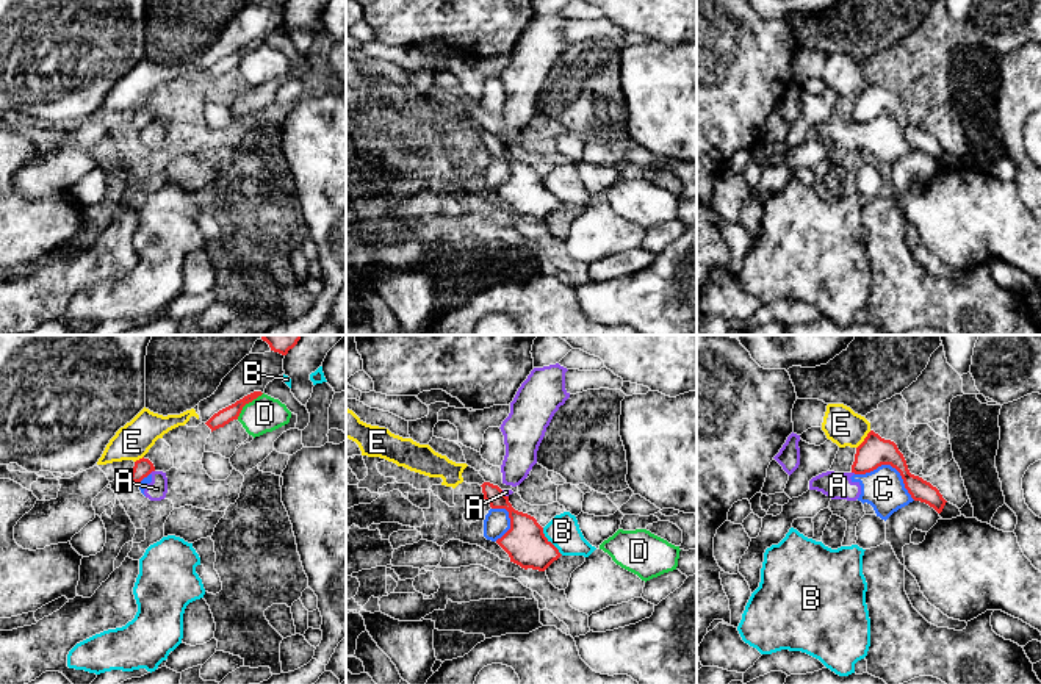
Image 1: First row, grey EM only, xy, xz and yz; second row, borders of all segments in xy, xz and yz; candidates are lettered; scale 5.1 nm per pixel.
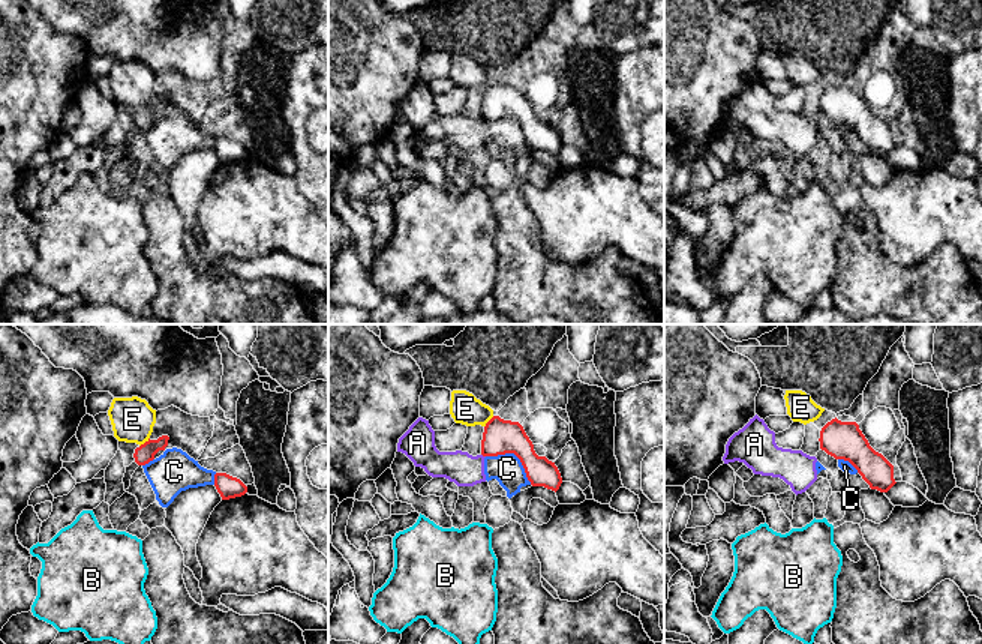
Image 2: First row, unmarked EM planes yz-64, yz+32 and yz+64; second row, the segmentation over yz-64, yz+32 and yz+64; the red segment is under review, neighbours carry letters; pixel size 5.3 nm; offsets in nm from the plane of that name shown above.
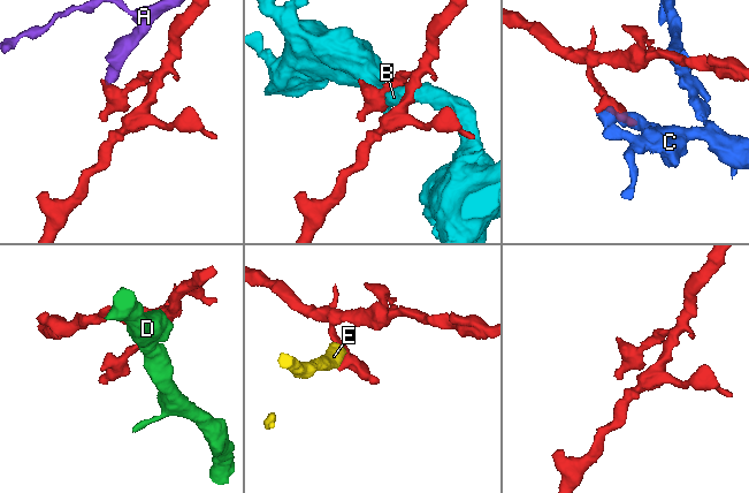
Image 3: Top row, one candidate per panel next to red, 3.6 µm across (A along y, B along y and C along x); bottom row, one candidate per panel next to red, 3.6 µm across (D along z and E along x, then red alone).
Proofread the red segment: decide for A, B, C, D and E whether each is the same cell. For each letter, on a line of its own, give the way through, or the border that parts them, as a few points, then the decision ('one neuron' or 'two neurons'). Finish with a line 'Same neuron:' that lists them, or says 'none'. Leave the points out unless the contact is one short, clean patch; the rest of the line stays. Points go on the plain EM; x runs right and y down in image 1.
A: border xy (154, 119), (149, 122); two neurons
B: two neurons
C: two neurons
D: two neurons
E: border yz (871, 80), (857, 97); two neurons
Same neuron: none

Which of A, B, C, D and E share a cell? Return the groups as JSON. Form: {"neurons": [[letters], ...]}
{"neurons": [["A", "C"], ["B"], ["D"], ["E"]]}

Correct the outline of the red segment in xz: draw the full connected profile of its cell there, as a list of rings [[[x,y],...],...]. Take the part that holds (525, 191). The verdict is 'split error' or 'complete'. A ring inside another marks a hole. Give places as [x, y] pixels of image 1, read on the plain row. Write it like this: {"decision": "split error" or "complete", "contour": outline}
{"decision": "complete", "contour": [[[484,131],[484,149],[492,158],[506,158],[510,167],[510,178],[496,189],[496,193],[509,203],[510,211],[528,219],[545,221],[562,203],[545,186],[543,177],[528,163],[518,161],[509,152],[509,146],[498,135]]]}

